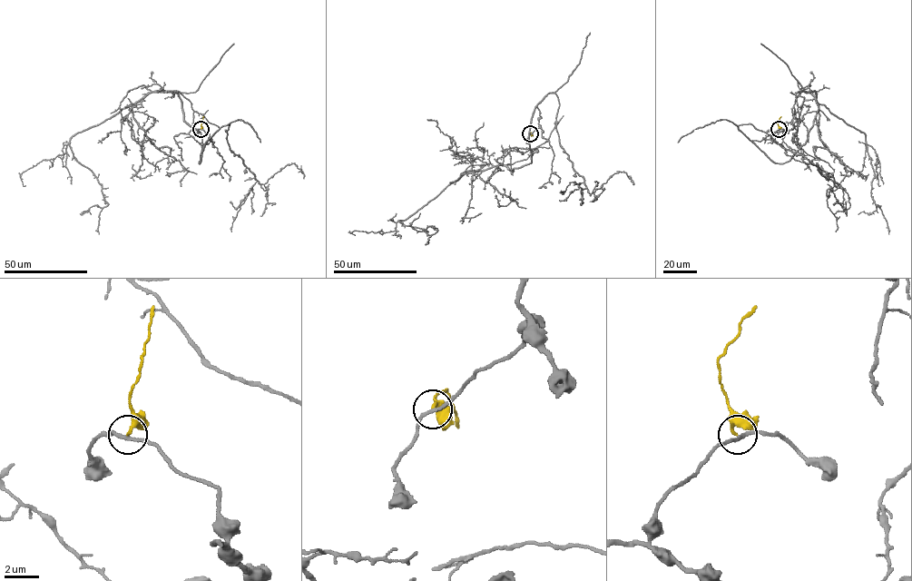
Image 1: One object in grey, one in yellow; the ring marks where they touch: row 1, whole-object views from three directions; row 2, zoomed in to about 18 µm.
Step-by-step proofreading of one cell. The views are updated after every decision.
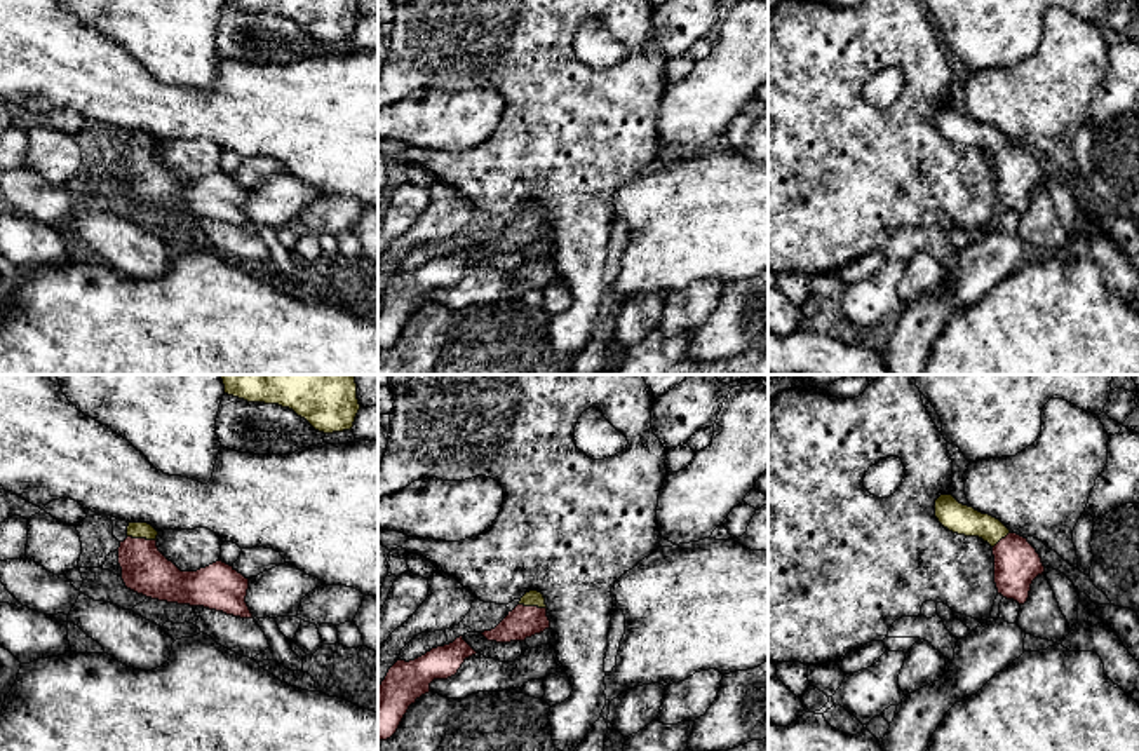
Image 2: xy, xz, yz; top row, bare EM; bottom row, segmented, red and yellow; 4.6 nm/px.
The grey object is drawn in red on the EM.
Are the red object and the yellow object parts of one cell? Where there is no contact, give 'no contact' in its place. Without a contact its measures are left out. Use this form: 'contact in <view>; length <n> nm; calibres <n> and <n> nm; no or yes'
contact in xy; length 140 nm; calibres 220 and 80 nm; yes

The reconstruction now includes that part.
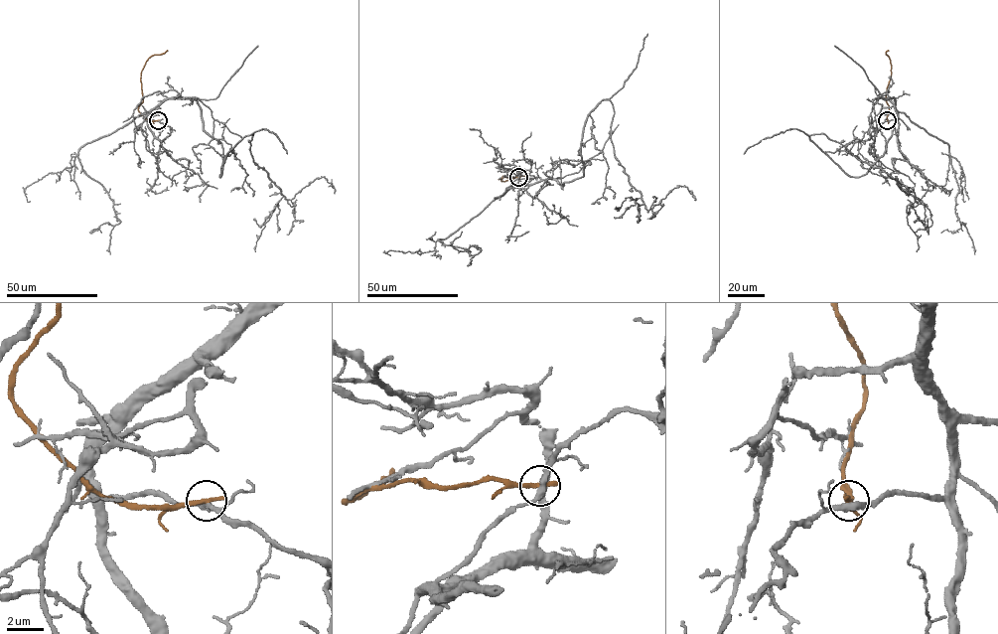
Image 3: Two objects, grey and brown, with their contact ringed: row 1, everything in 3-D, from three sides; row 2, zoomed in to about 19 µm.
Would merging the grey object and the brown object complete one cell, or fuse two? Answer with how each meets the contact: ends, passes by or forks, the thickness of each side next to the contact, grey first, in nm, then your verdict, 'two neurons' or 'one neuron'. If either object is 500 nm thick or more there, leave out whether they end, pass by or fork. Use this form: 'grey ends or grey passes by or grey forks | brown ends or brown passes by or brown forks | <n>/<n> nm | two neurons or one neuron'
grey passes by | brown ends | 340/320 nm | two neurons

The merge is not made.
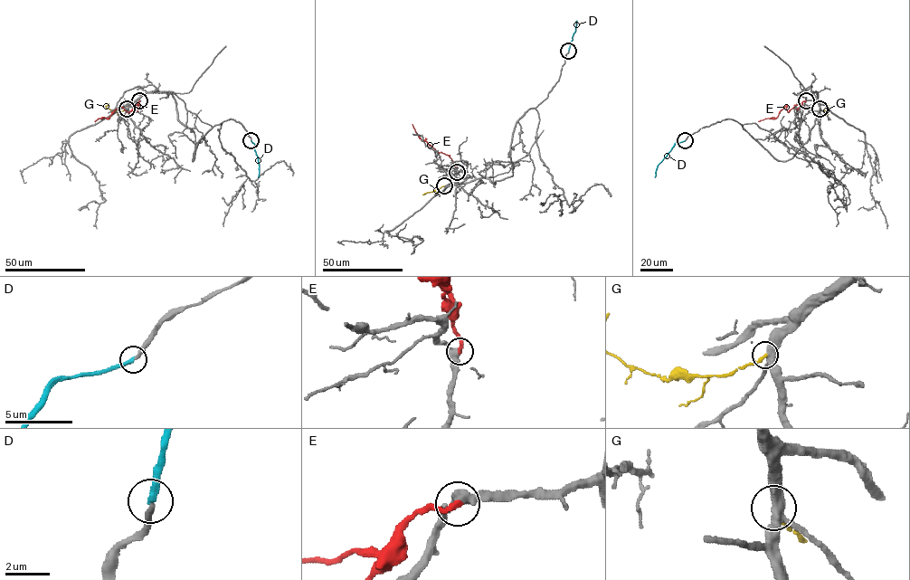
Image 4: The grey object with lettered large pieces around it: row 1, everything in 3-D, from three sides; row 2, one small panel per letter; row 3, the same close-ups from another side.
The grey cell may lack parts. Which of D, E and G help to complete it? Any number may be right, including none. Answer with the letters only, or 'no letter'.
D

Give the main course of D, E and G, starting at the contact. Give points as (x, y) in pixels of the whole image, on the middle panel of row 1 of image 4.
D: (568, 51), (576, 21)
E: (457, 172), (452, 160), (421, 139), (412, 124)
G: (444, 185), (426, 194)

